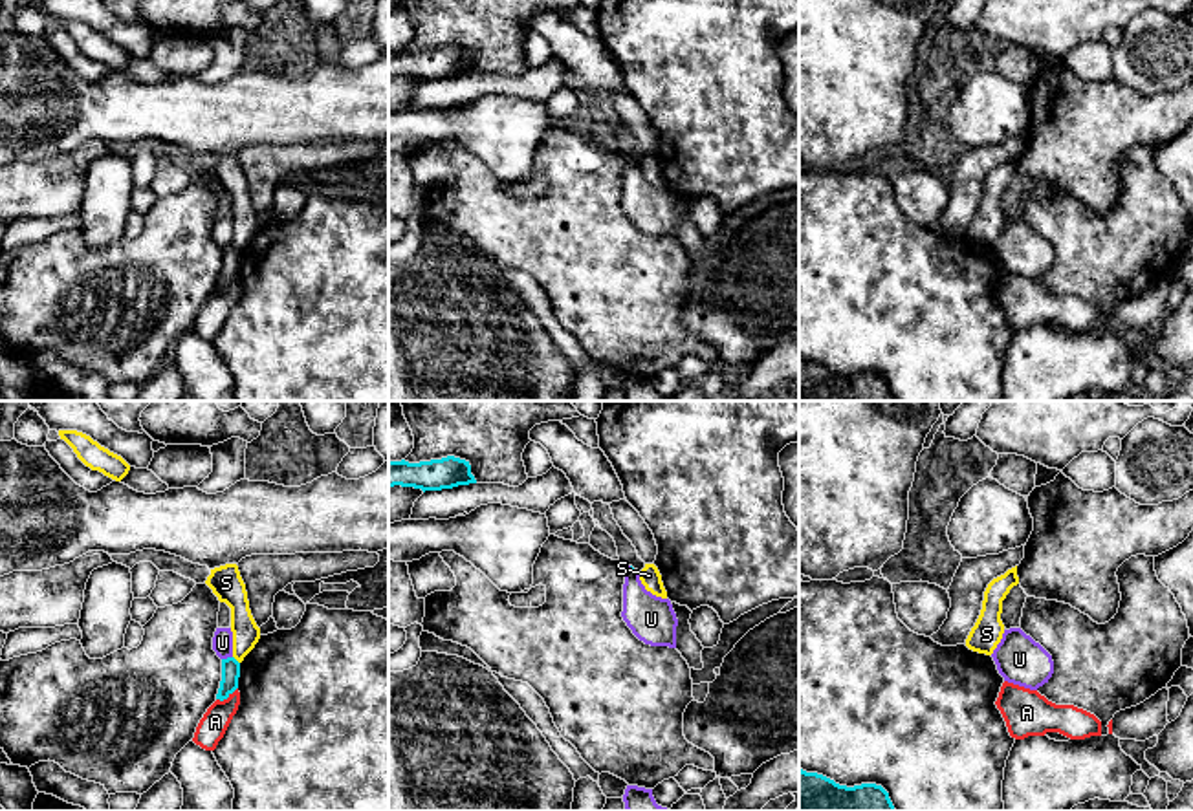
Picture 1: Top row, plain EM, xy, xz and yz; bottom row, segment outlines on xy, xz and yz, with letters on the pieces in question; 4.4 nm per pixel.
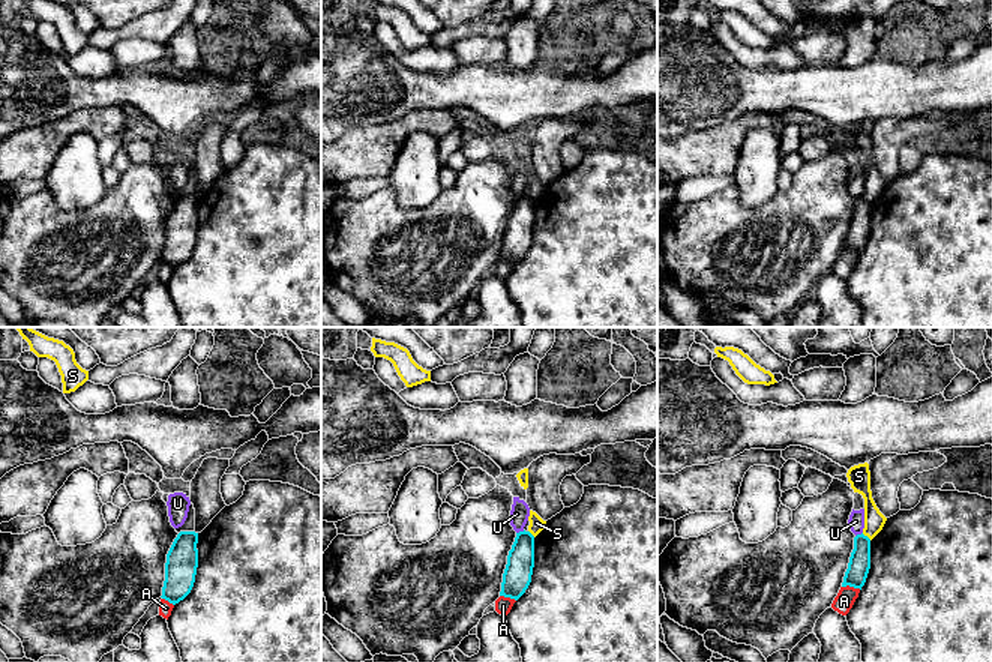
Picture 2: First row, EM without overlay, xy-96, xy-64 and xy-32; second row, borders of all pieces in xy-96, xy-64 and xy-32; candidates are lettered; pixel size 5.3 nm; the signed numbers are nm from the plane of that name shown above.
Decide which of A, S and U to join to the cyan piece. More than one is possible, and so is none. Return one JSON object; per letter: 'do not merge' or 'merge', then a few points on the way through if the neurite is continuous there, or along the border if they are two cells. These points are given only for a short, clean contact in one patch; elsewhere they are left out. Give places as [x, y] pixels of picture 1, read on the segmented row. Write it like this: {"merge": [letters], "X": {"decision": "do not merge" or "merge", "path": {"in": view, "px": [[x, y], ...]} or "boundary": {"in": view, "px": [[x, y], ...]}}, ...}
{"merge": [], "A": {"decision": "do not merge", "boundary": {"in": "xy", "px": [[237, 687], [226, 698], [217, 700]]}}, "S": {"decision": "do not merge", "boundary": {"in": "xy", "px": [[233, 656], [239, 663]]}}, "U": {"decision": "do not merge"}}

